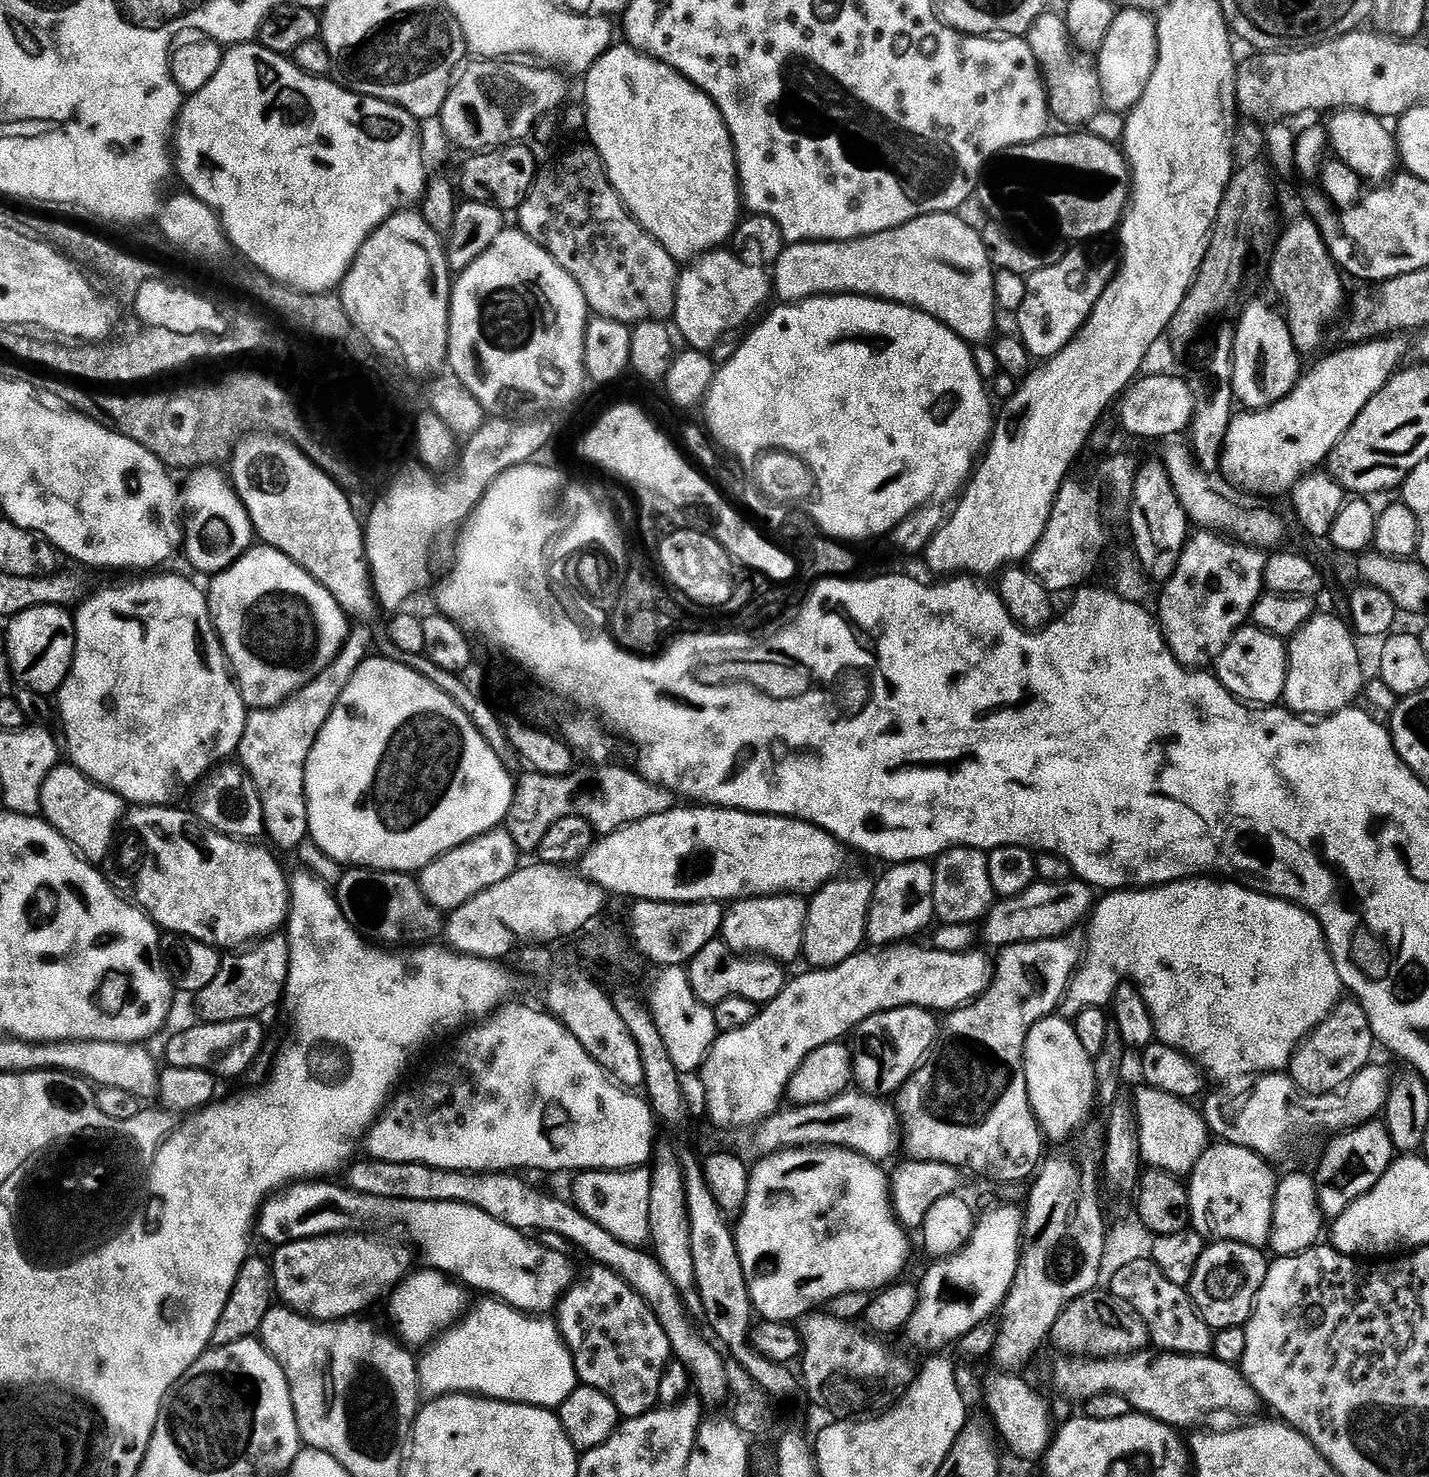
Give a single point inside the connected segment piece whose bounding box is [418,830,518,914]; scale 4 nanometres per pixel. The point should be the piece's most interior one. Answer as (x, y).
(448, 882)

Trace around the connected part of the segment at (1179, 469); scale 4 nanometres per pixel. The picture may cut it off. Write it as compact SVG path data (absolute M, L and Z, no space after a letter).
M1171 443L1165 454L1162 454L1167 473L1170 474L1171 484L1178 494L1180 505L1188 513L1189 519L1198 526L1208 526L1210 522L1226 522L1232 528L1233 537L1243 544L1252 547L1267 548L1266 546L1279 547L1286 536L1286 524L1276 514L1264 508L1254 508L1242 512L1238 517L1232 516L1229 504L1210 486L1205 477L1207 475L1199 468L1191 449L1185 444Z

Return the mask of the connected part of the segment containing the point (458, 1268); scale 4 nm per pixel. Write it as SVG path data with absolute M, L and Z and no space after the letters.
M300 1182L276 1193L265 1200L258 1217L258 1236L271 1246L288 1244L291 1240L309 1240L319 1236L338 1236L345 1232L357 1231L360 1224L381 1224L384 1228L397 1228L404 1236L409 1236L424 1251L424 1260L429 1269L455 1278L469 1289L481 1288L484 1294L499 1298L511 1308L529 1314L552 1314L557 1311L561 1300L577 1279L578 1271L572 1265L567 1251L555 1252L543 1242L536 1244L523 1231L512 1228L506 1222L499 1221L490 1213L473 1205L454 1201L412 1201L396 1200L390 1197L376 1197L368 1193L332 1182Z

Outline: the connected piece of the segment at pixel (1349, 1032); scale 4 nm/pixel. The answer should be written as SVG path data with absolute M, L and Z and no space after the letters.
M1359 1002L1351 1003L1337 1004L1334 1011L1300 1043L1292 1055L1286 1072L1291 1083L1301 1093L1326 1096L1338 1090L1338 1086L1345 1084L1351 1076L1358 1074L1358 1070L1373 1063L1372 1048L1377 1047L1377 1042L1372 1033L1370 1018L1366 1018L1366 1010L1362 1010Z

